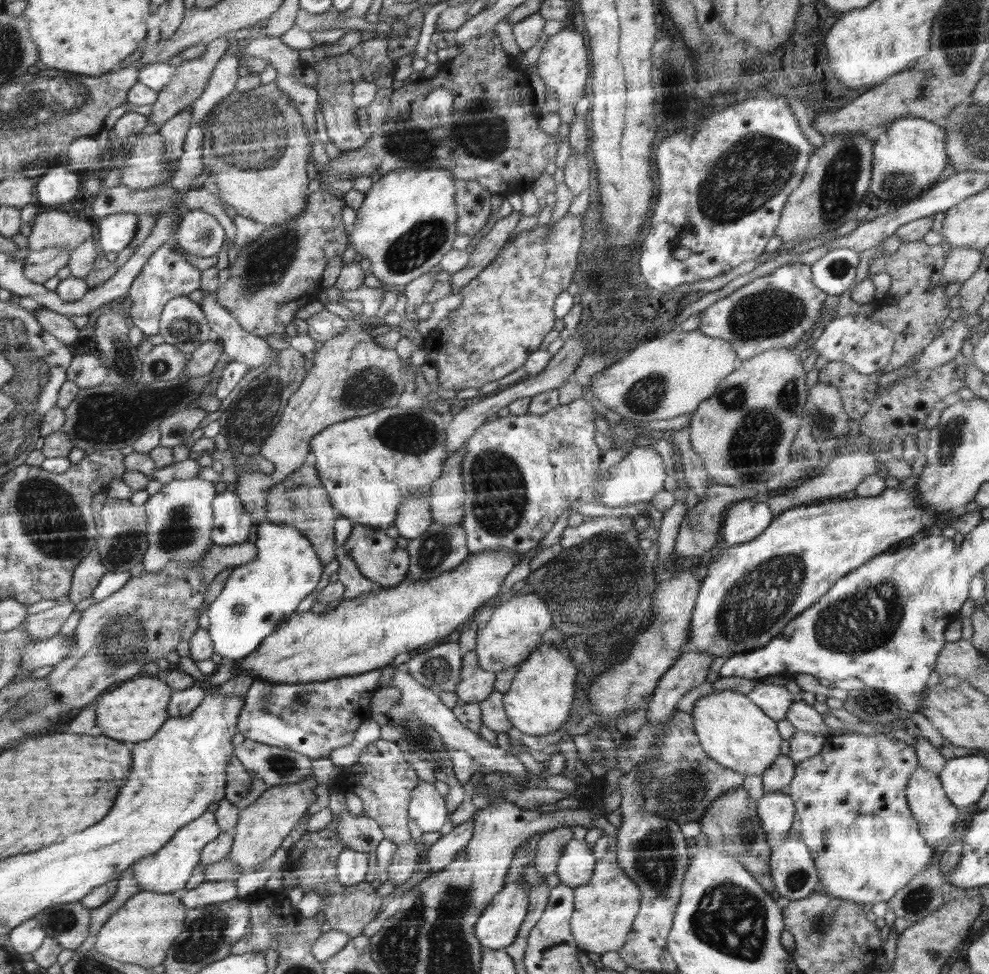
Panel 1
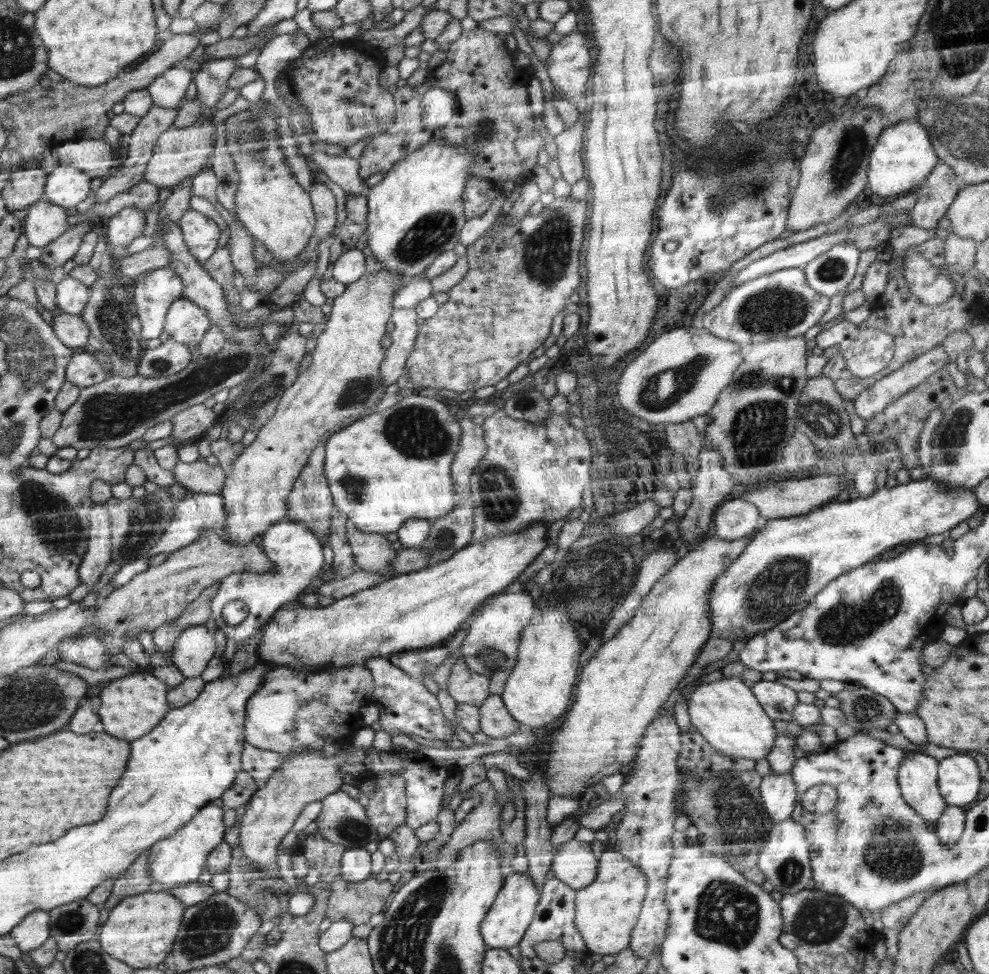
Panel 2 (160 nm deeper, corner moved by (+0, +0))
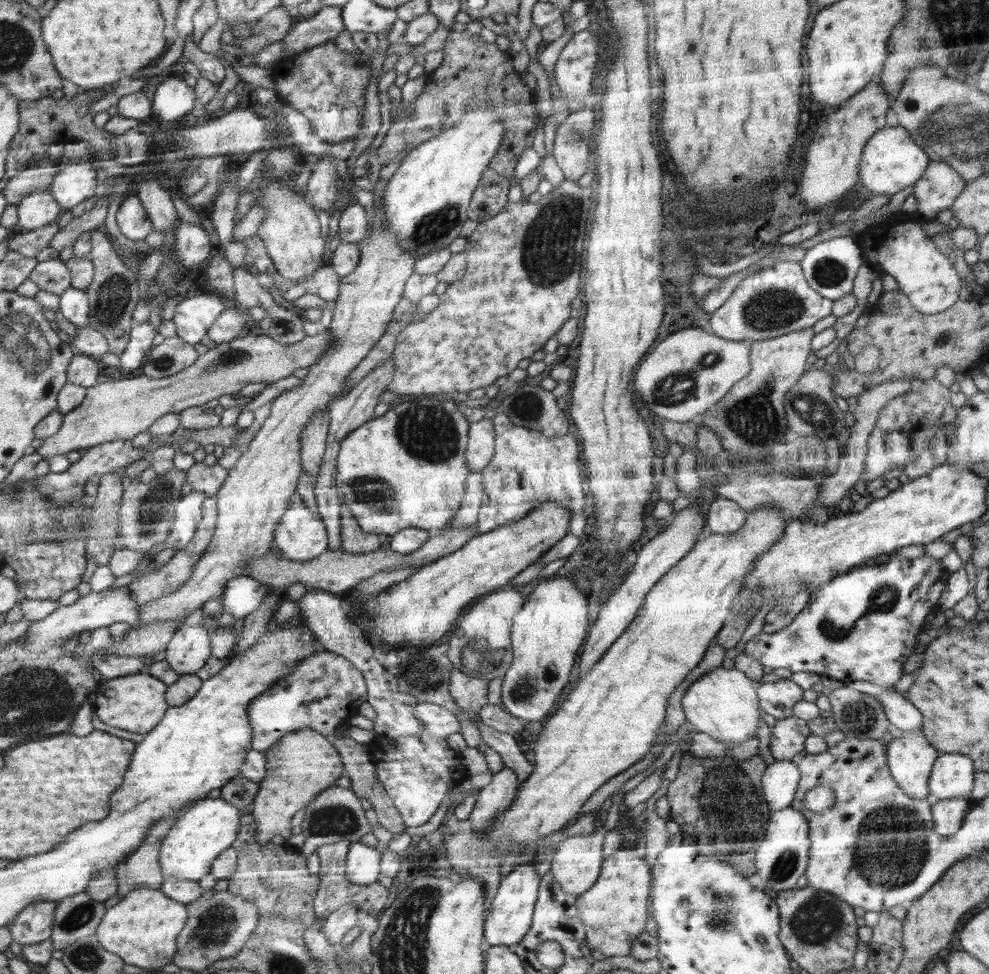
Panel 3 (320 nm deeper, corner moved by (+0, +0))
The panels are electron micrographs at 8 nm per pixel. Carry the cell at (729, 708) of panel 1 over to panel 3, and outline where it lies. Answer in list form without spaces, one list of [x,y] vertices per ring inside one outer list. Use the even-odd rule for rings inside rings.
[[[723,666],[713,668],[706,676],[698,678],[682,698],[685,718],[695,728],[695,732],[705,732],[714,740],[730,745],[746,744],[751,736],[756,735],[760,724],[759,699],[756,694],[756,683],[736,668]]]

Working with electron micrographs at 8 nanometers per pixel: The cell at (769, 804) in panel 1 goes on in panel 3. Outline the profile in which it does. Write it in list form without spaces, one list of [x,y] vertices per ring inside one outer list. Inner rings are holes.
[[[775,761],[766,767],[761,778],[761,785],[772,813],[791,806],[799,787],[800,777],[796,761]]]

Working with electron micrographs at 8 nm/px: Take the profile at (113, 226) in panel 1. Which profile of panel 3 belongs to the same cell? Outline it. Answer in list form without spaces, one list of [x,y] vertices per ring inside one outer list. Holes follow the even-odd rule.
[[[136,193],[122,201],[116,212],[116,222],[120,232],[132,241],[145,240],[153,229]]]

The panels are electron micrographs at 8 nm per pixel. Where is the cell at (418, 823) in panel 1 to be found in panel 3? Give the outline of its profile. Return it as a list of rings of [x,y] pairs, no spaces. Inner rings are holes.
[[[420,703],[414,710],[414,717],[418,717],[418,721],[426,727],[419,735],[394,739],[380,734],[368,745],[368,754],[377,770],[377,778],[400,813],[406,828],[426,824],[442,804],[444,794],[452,786],[463,782],[464,778],[469,778],[464,758],[458,758],[458,754],[446,744],[446,736],[461,732],[457,716],[440,705]]]

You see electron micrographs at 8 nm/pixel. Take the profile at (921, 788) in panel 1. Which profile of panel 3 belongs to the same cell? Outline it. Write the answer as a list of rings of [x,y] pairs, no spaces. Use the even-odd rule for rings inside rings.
[[[895,731],[894,735],[894,740],[886,746],[893,779],[908,796],[930,800],[928,777],[940,752],[928,744],[928,738],[922,731]]]

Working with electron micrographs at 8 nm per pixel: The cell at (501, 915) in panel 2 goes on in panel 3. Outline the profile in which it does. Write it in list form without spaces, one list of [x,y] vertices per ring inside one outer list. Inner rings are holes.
[[[516,865],[514,870],[502,878],[485,922],[485,937],[491,946],[515,945],[528,934],[533,922],[532,912],[535,911],[536,894],[540,894],[538,886],[541,884],[538,882],[541,880],[530,865]]]

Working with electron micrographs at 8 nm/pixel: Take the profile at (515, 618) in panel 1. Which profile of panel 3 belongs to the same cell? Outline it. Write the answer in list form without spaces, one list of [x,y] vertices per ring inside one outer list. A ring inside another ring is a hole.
[[[513,587],[490,593],[473,604],[455,624],[448,642],[447,655],[453,668],[482,680],[502,679],[513,662],[513,618],[524,604],[520,589]]]

